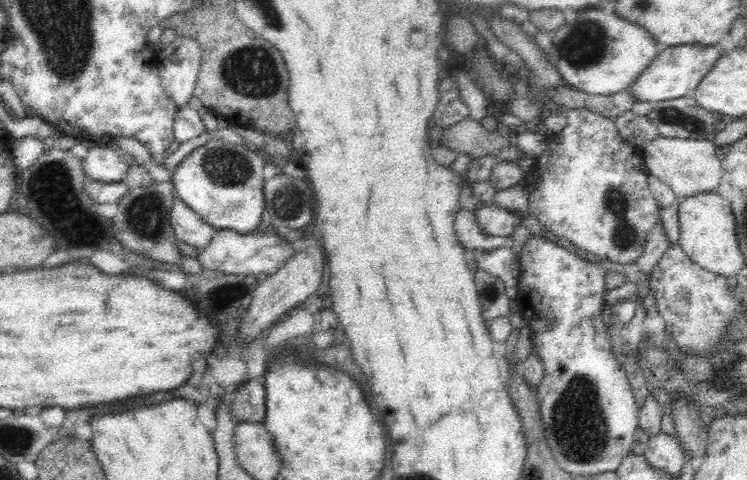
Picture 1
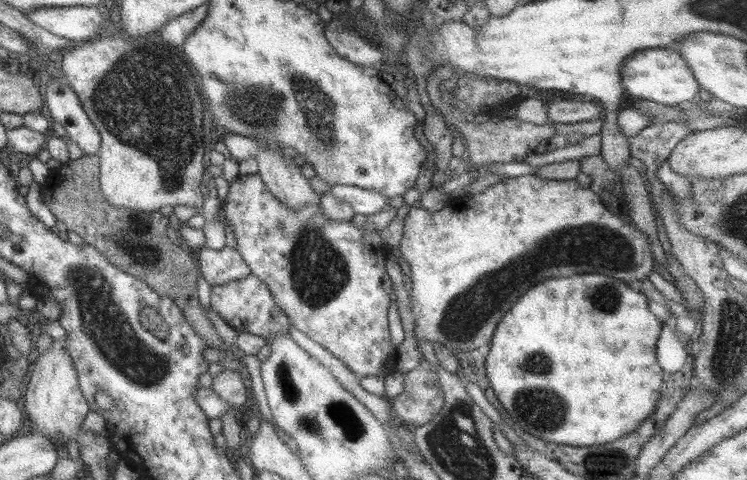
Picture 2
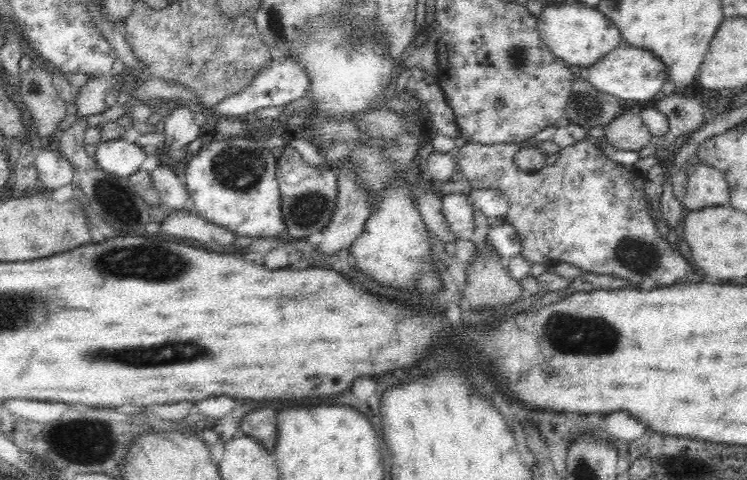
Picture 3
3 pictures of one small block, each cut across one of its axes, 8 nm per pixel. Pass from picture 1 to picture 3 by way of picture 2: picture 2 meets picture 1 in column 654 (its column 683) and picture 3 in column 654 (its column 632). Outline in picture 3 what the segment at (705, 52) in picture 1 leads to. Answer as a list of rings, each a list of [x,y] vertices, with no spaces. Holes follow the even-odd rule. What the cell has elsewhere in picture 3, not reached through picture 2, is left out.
[[[632,45],[616,47],[594,65],[586,68],[582,74],[592,83],[592,86],[624,102],[626,100],[632,100],[632,102],[652,100],[662,90],[662,86],[669,77],[667,66],[652,51]]]

